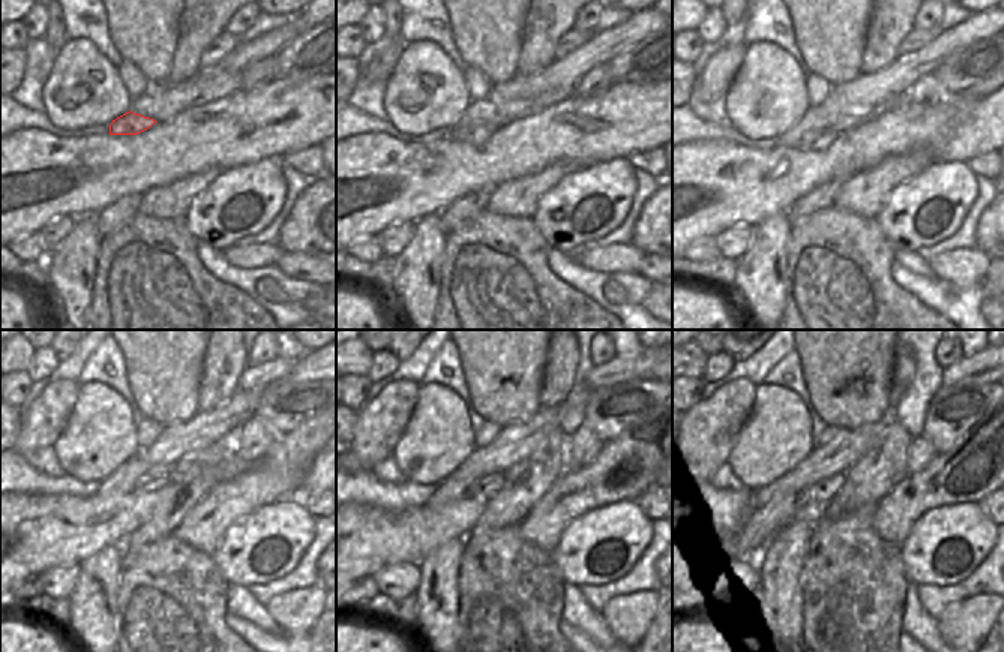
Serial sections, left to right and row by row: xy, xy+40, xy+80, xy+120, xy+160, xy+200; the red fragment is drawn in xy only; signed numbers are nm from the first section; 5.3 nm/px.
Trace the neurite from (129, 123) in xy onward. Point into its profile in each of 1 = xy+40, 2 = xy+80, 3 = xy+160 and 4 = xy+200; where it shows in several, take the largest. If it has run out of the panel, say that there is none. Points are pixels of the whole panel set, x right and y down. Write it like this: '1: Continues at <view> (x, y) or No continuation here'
1: Continues at xy+40 (470, 134)
2: Continues at xy+80 (824, 140)
3: Continues at xy+160 (486, 487)
4: Continues at xy+200 (824, 490)

